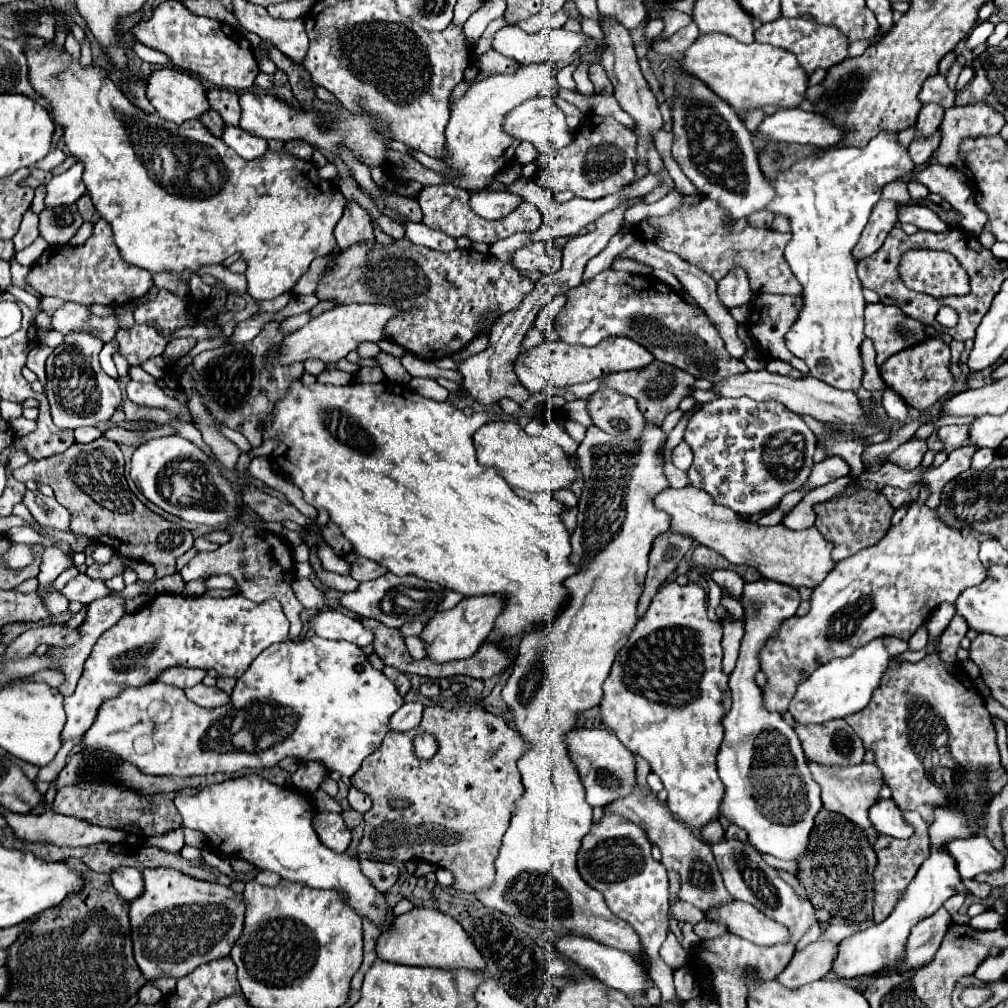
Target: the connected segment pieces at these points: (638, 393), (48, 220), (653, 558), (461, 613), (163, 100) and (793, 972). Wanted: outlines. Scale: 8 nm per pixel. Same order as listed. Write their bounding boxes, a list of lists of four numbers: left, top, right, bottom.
[[600,361,694,425],[40,205,82,245],[638,531,692,617],[422,595,504,663],[146,69,210,123],[776,939,836,989]]

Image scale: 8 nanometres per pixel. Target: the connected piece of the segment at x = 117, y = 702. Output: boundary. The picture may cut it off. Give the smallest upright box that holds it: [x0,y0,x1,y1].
[80,637,402,777]

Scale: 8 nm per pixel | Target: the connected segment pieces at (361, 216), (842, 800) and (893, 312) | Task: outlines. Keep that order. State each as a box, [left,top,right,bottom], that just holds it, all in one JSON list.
[[334,203,374,251],[808,759,884,841],[864,303,926,367]]

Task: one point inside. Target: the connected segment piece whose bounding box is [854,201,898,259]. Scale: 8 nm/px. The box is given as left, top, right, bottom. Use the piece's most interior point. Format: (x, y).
(884, 215)

